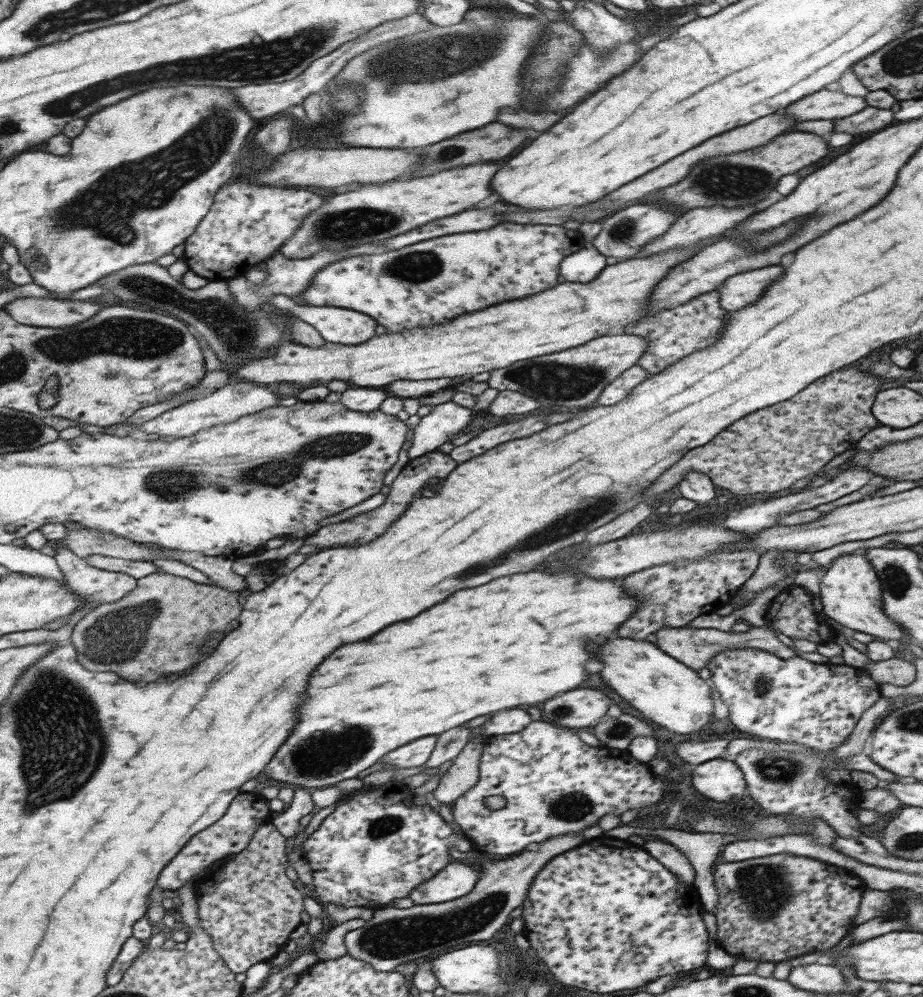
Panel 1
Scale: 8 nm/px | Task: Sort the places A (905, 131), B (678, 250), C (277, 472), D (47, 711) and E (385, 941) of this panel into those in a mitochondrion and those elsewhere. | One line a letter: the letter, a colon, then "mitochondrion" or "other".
A: other
B: other
C: mitochondrion
D: mitochondrion
E: mitochondrion

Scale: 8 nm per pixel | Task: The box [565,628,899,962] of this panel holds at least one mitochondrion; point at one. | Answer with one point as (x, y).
(765, 887)

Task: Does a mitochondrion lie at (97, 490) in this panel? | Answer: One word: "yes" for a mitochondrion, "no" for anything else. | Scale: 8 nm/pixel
no

